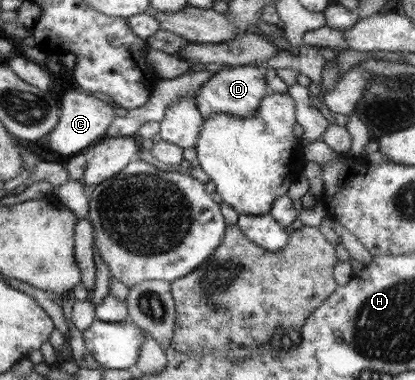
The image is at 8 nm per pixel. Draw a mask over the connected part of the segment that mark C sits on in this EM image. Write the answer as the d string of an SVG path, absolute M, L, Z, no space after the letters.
M74 89L63 94L61 100L58 122L47 135L49 149L59 153L59 155L75 156L83 153L104 138L104 133L116 118L113 105Z

